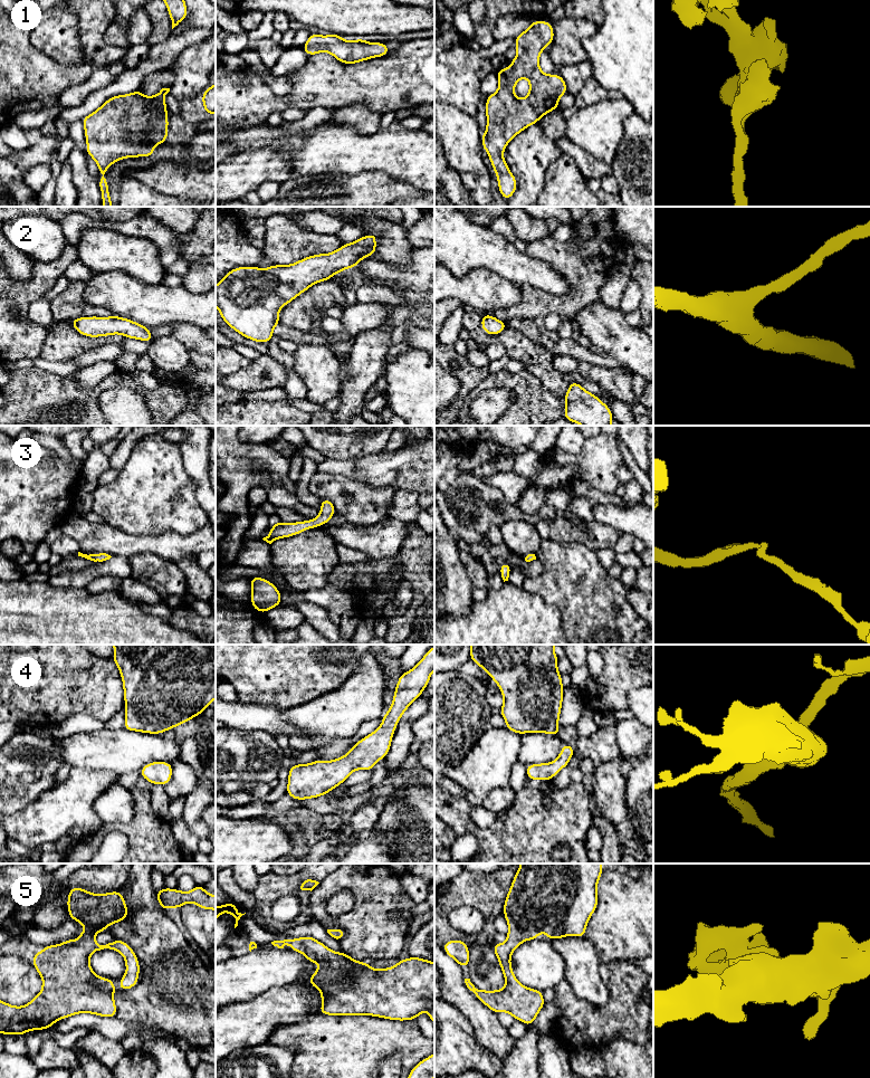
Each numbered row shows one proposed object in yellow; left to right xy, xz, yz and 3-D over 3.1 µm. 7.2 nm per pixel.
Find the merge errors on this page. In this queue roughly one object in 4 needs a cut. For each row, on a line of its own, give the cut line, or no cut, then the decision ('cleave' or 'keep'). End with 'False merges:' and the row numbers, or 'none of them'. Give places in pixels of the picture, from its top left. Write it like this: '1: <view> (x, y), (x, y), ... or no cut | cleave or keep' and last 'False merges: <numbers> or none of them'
1: no cut | keep
2: no cut | keep
3: no cut | keep
4: no cut | keep
5: no cut | keep
False merges: none of them

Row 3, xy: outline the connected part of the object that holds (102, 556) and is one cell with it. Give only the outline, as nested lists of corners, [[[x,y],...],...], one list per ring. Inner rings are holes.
[[[78,552],[78,556],[85,557],[87,560],[94,561],[94,562],[103,562],[106,560],[109,560],[112,556],[106,554],[106,553],[99,553],[99,554],[83,554],[80,552]]]

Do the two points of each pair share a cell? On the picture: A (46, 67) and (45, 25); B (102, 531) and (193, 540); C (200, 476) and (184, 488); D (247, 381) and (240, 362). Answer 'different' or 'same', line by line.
A: different
B: same
C: different
D: different

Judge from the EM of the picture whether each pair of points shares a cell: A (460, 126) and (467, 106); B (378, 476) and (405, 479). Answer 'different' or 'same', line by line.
A: different
B: same

